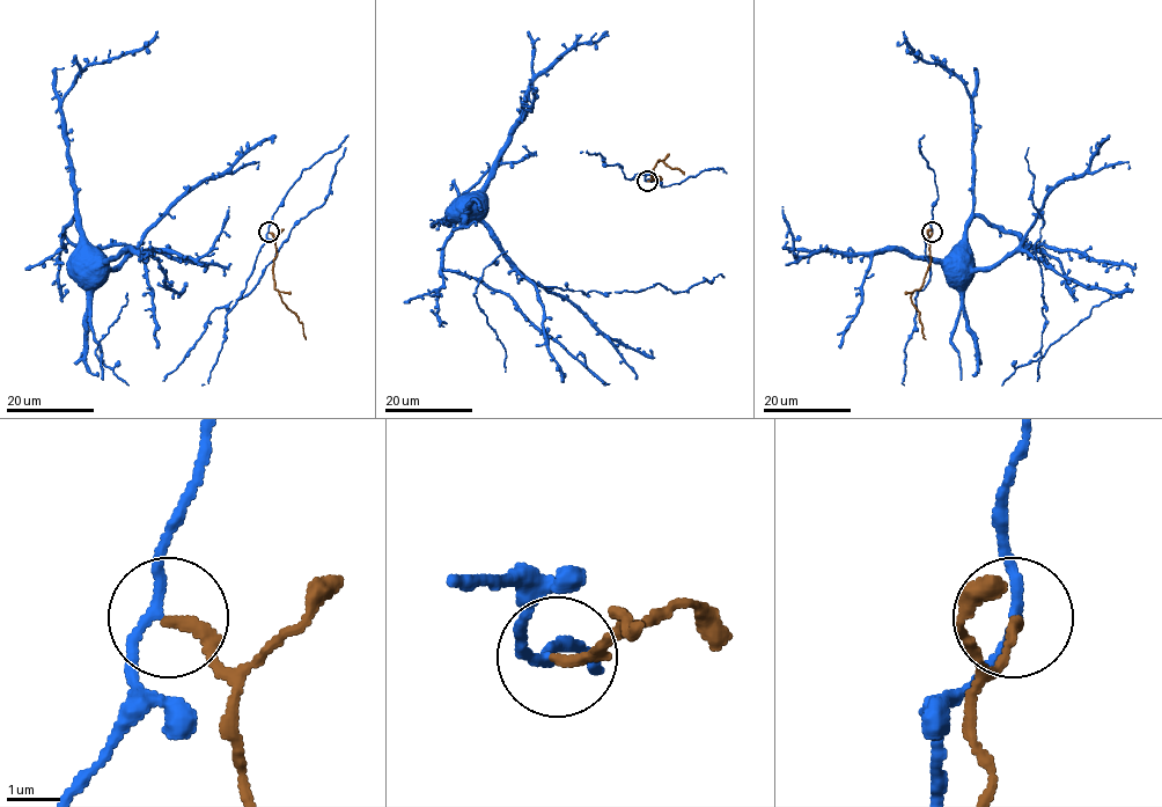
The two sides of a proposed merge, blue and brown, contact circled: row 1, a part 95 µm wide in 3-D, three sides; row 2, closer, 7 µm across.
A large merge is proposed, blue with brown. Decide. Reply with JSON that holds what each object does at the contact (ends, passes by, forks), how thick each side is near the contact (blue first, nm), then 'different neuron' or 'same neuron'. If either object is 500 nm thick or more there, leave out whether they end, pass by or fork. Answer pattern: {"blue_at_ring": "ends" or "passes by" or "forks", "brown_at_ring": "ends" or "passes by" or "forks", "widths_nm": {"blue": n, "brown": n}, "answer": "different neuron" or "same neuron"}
{"blue_at_ring": "passes by", "brown_at_ring": "ends", "widths_nm": {"blue": 180, "brown": 220}, "answer": "different neuron"}

